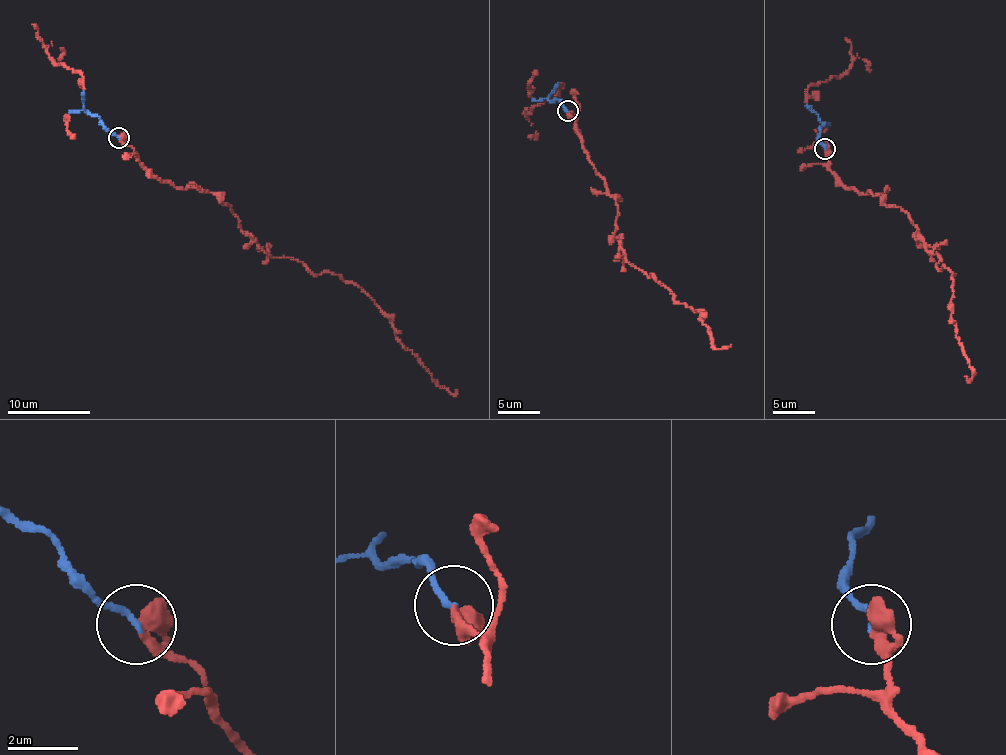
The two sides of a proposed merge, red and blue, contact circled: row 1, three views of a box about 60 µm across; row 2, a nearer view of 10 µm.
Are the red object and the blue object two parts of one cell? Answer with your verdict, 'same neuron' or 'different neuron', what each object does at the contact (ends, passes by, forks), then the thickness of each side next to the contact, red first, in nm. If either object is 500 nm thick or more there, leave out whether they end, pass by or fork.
same neuron; red passes by; blue ends; calibres 400 and 170 nm

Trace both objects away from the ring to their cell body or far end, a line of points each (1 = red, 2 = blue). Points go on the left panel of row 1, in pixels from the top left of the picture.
1: (119, 137), (157, 178), (230, 206), (240, 229), (273, 257), (361, 289), (397, 341), (442, 388), (456, 390)
2: (119, 137), (85, 110), (83, 93)

